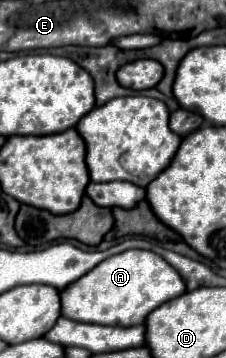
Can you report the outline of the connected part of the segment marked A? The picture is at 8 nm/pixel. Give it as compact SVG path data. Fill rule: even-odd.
M126 250L106 258L86 276L72 282L68 290L60 292L60 302L64 318L76 318L80 322L92 324L136 326L144 324L146 316L154 308L184 292L186 286L180 274L176 274L176 270L172 270L164 258L150 250Z

